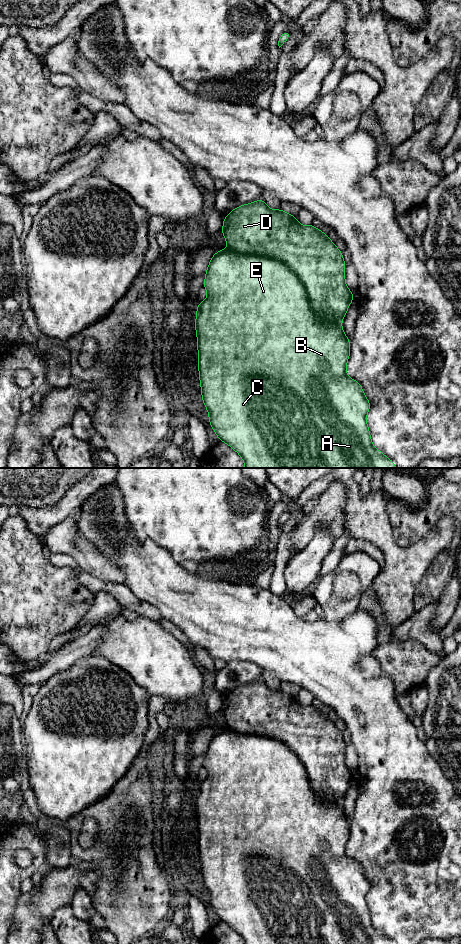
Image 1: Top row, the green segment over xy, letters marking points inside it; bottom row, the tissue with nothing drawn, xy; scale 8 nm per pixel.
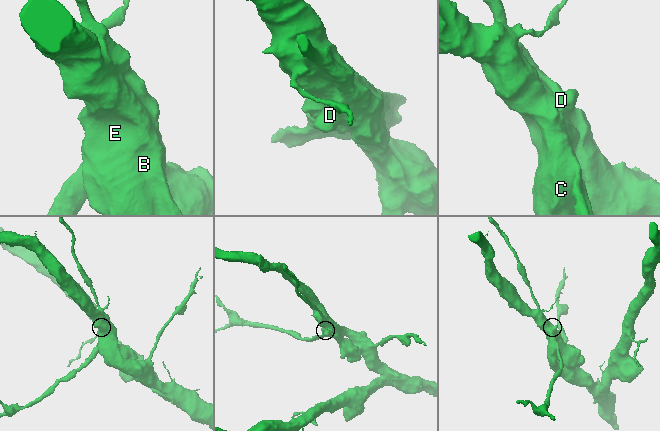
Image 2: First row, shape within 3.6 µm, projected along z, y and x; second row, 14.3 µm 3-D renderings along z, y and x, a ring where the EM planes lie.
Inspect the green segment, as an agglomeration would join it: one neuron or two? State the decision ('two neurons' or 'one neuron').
two neurons

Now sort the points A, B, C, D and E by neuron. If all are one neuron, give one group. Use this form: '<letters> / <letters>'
A B C E / D

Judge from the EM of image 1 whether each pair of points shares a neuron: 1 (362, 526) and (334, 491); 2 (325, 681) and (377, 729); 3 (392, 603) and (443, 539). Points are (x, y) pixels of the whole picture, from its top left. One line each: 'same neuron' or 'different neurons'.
1: different neurons
2: same neuron
3: same neuron

